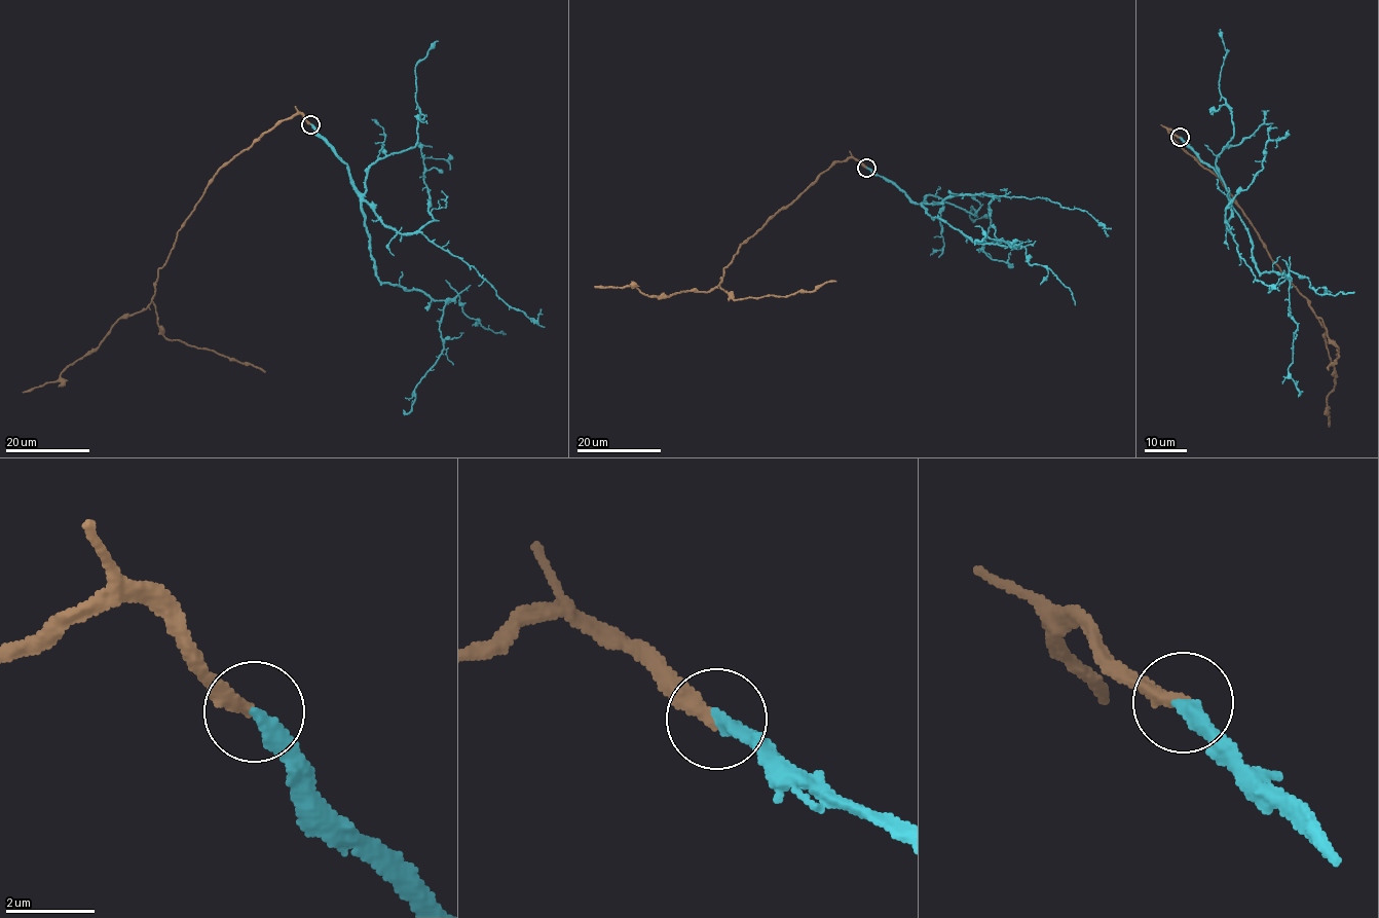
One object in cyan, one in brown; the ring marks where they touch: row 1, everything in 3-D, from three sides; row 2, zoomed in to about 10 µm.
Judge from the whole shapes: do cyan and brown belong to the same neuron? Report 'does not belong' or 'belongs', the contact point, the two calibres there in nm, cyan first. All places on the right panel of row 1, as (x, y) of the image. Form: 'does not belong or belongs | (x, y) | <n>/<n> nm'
belongs | (1180, 137) | 340/360 nm

